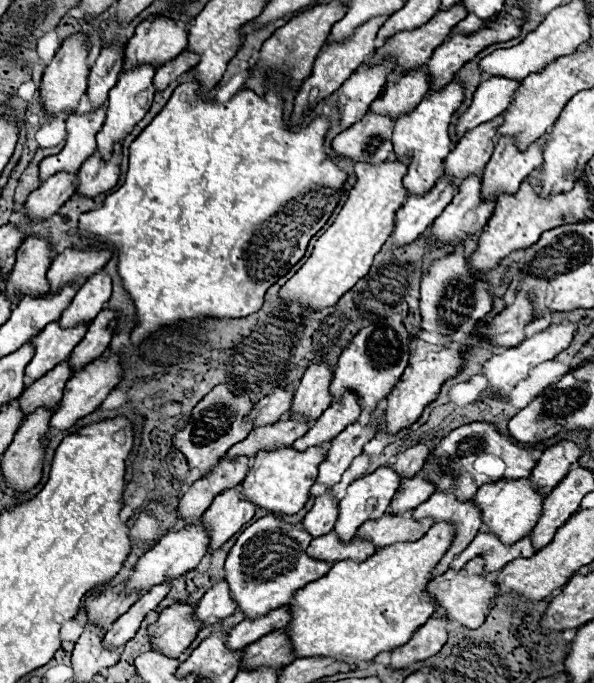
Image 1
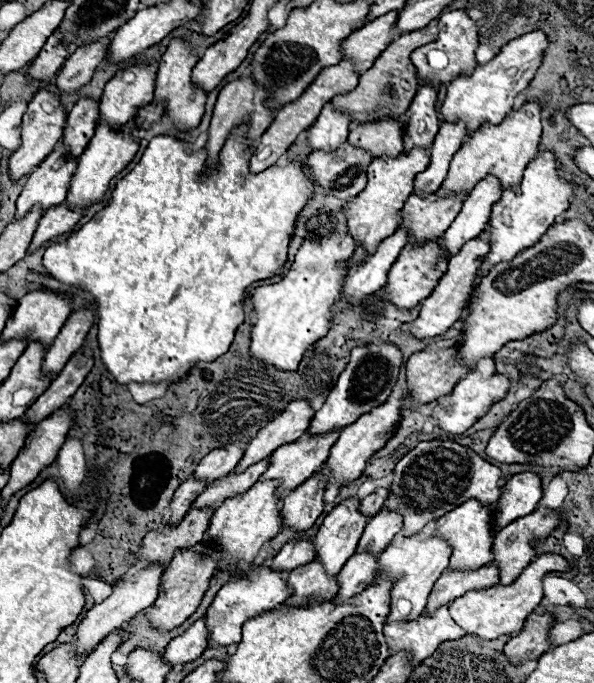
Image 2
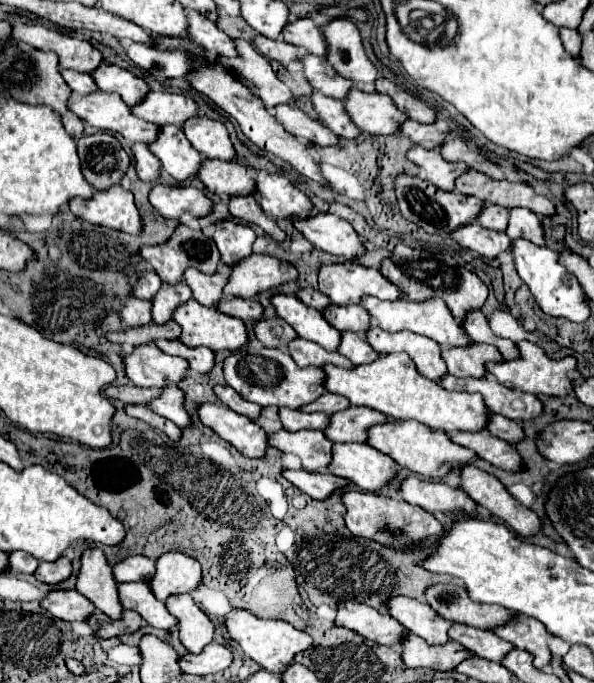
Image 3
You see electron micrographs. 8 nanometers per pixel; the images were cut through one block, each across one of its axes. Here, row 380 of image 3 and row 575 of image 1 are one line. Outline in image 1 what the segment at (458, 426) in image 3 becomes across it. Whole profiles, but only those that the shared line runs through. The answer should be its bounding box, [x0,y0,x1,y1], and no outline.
[288,522,454,662]

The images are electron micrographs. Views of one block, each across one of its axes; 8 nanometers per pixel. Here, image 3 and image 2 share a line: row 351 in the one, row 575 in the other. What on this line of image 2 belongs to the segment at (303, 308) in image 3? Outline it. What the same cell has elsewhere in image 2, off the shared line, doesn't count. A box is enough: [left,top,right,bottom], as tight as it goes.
[314,498,368,576]

